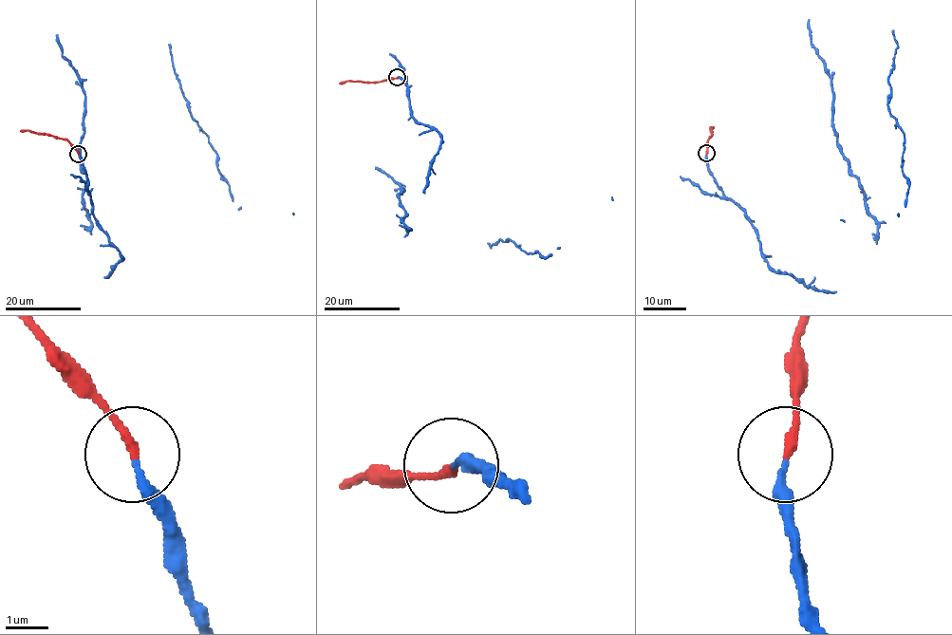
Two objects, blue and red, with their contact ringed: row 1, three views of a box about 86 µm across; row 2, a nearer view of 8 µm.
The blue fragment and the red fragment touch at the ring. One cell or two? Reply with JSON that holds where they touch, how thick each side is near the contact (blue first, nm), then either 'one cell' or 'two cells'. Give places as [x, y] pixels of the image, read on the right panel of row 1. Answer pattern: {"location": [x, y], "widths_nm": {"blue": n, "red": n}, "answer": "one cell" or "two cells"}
{"location": [706, 153], "widths_nm": {"blue": 200, "red": 190}, "answer": "one cell"}

